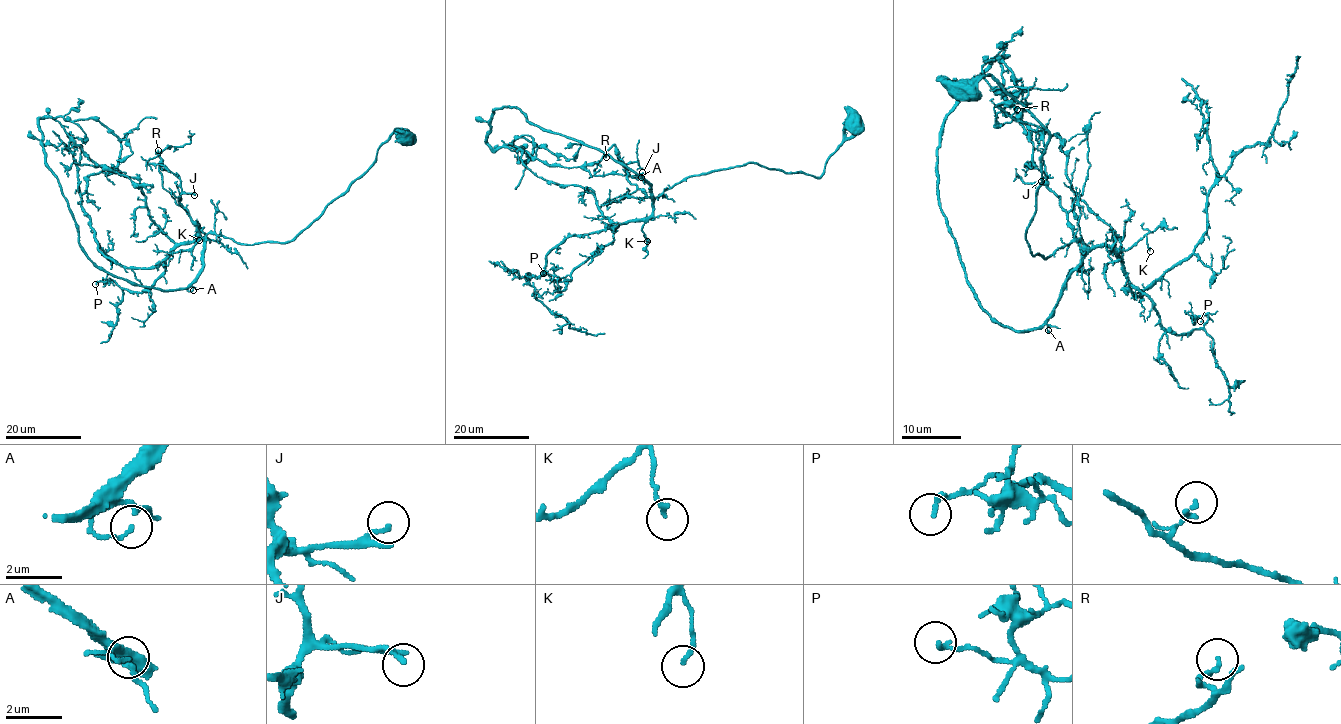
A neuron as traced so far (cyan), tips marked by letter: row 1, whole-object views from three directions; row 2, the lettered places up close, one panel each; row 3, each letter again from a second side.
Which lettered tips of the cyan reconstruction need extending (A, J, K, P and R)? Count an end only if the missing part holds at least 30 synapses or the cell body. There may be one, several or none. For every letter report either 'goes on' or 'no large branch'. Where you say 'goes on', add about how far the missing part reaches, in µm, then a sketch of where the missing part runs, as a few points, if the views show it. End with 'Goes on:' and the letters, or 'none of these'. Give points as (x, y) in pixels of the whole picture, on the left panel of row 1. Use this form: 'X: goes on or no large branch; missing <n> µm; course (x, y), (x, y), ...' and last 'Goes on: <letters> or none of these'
A: no large branch
J: goes on; missing 35 µm; course (194, 195), (201, 187), (202, 159), (176, 152), (160, 136)
K: no large branch
P: no large branch
R: no large branch
Goes on: J

